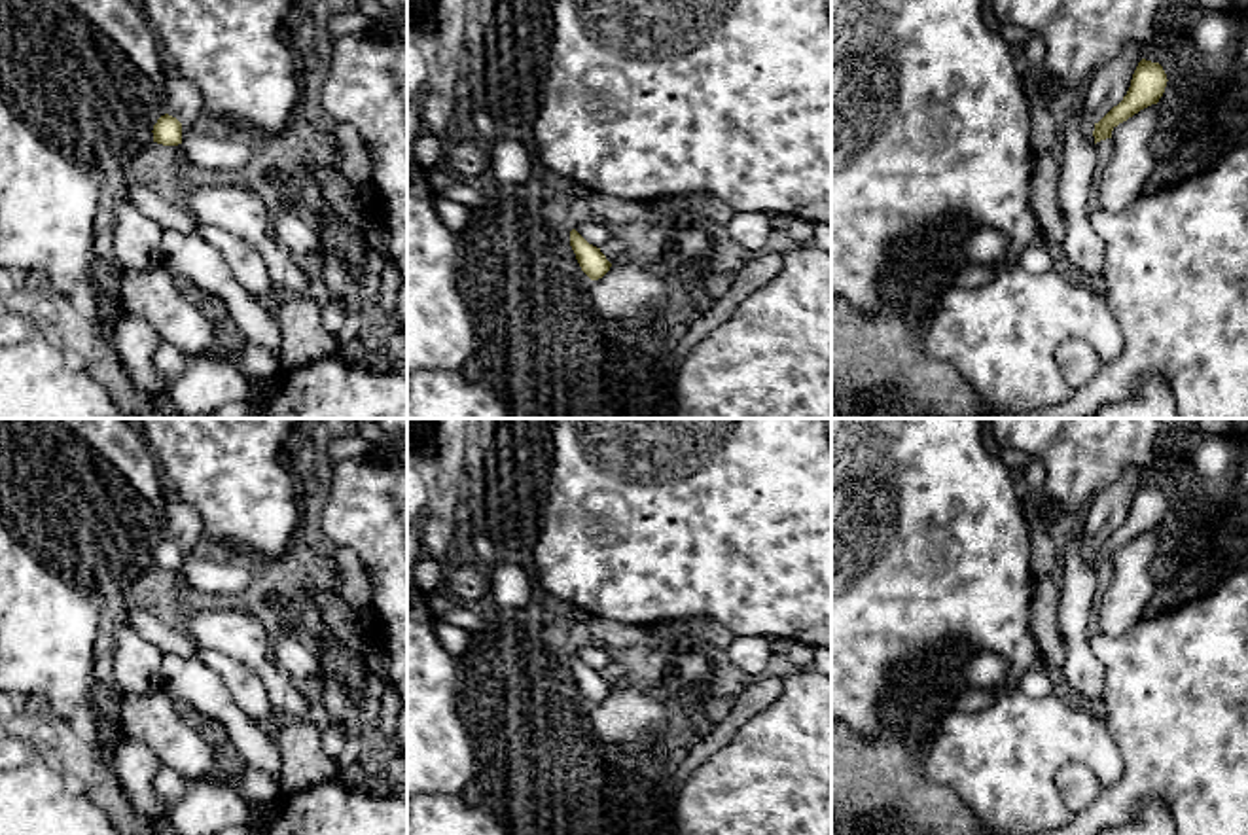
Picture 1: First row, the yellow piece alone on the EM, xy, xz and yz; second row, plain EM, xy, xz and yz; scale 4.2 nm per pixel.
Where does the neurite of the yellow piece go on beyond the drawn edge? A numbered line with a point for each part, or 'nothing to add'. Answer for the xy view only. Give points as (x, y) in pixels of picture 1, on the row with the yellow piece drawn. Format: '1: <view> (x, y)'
nothing to add

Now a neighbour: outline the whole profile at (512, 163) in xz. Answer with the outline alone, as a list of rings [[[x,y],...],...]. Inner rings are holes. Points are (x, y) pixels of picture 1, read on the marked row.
[[[498,138],[489,155],[489,169],[496,176],[502,187],[517,187],[532,178],[534,170],[532,148],[511,140]]]

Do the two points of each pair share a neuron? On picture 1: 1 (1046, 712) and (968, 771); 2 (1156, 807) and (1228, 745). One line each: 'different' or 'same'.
1: same
2: different

